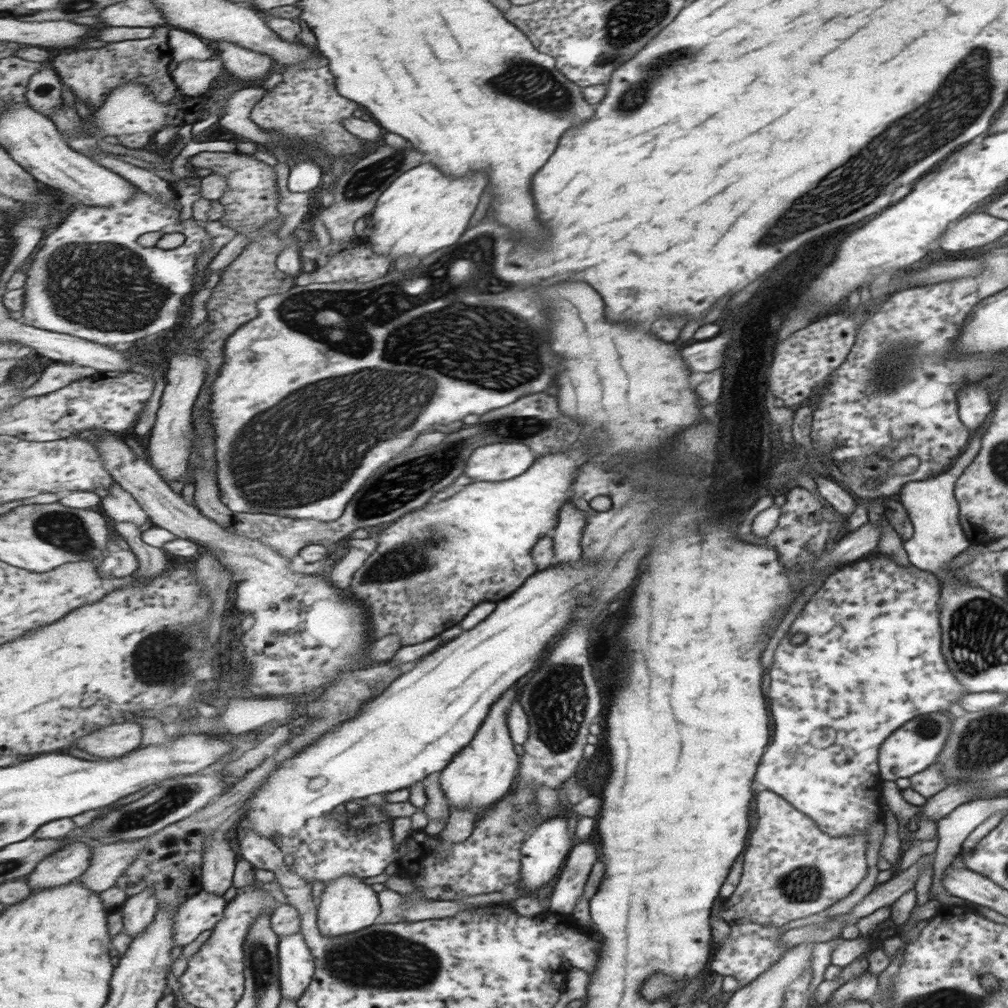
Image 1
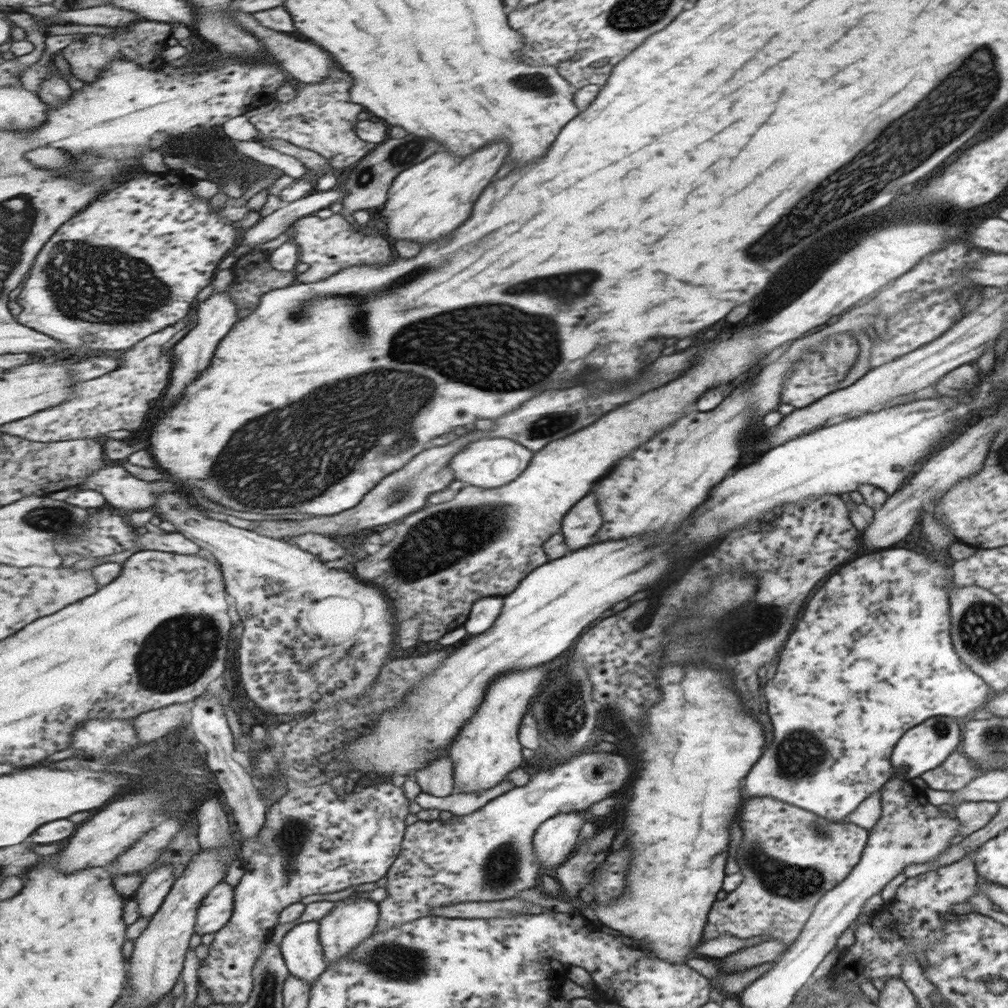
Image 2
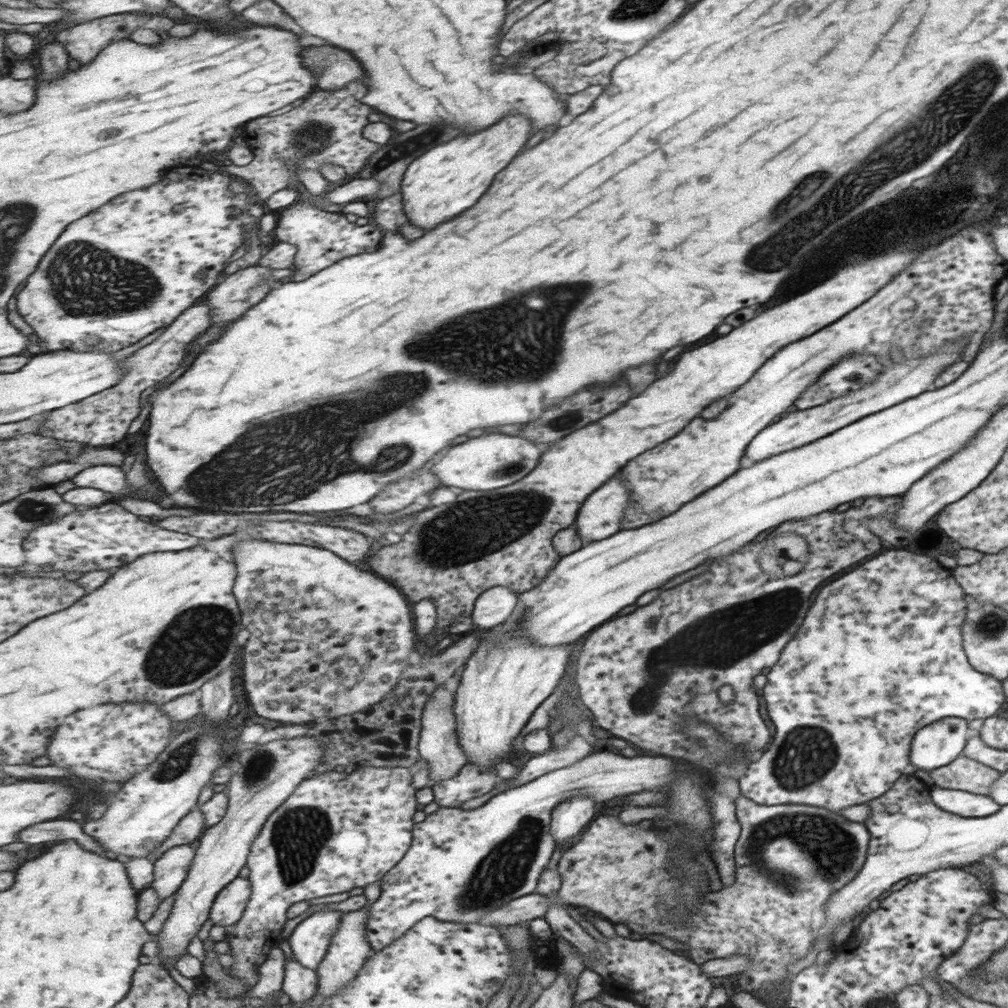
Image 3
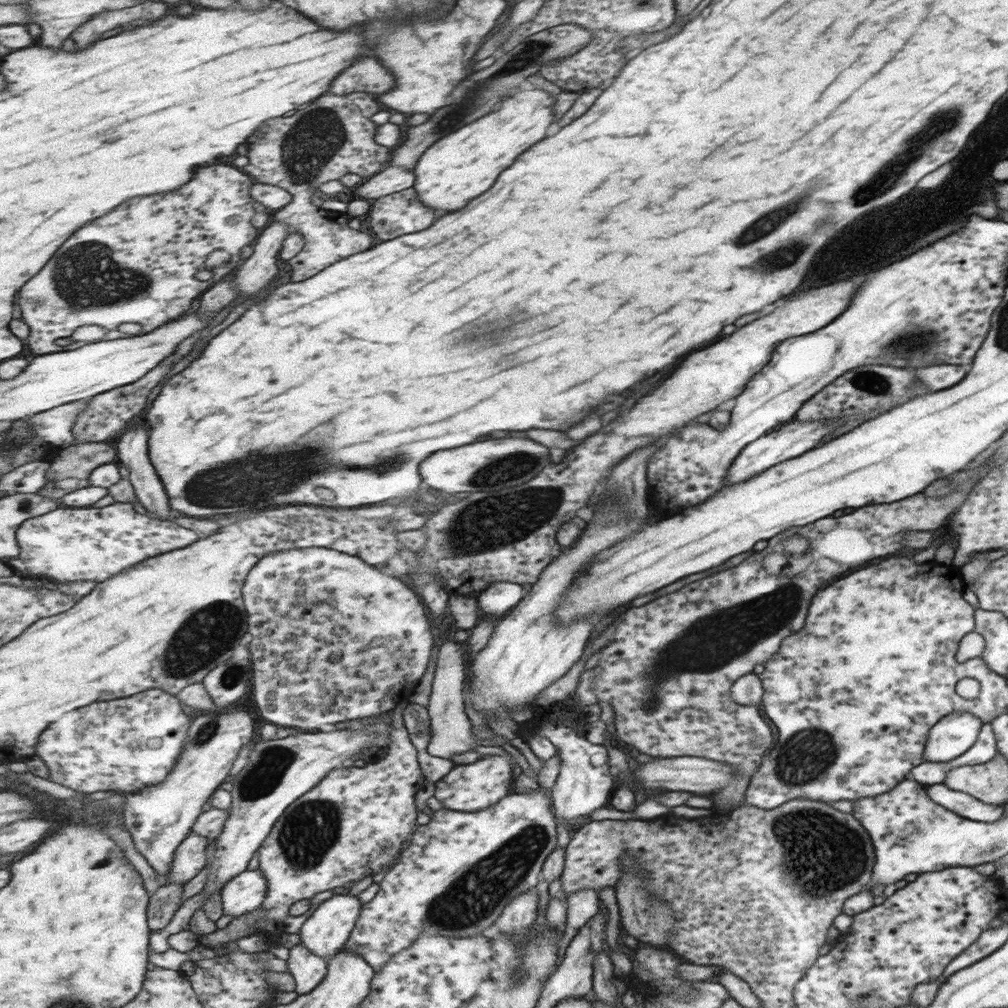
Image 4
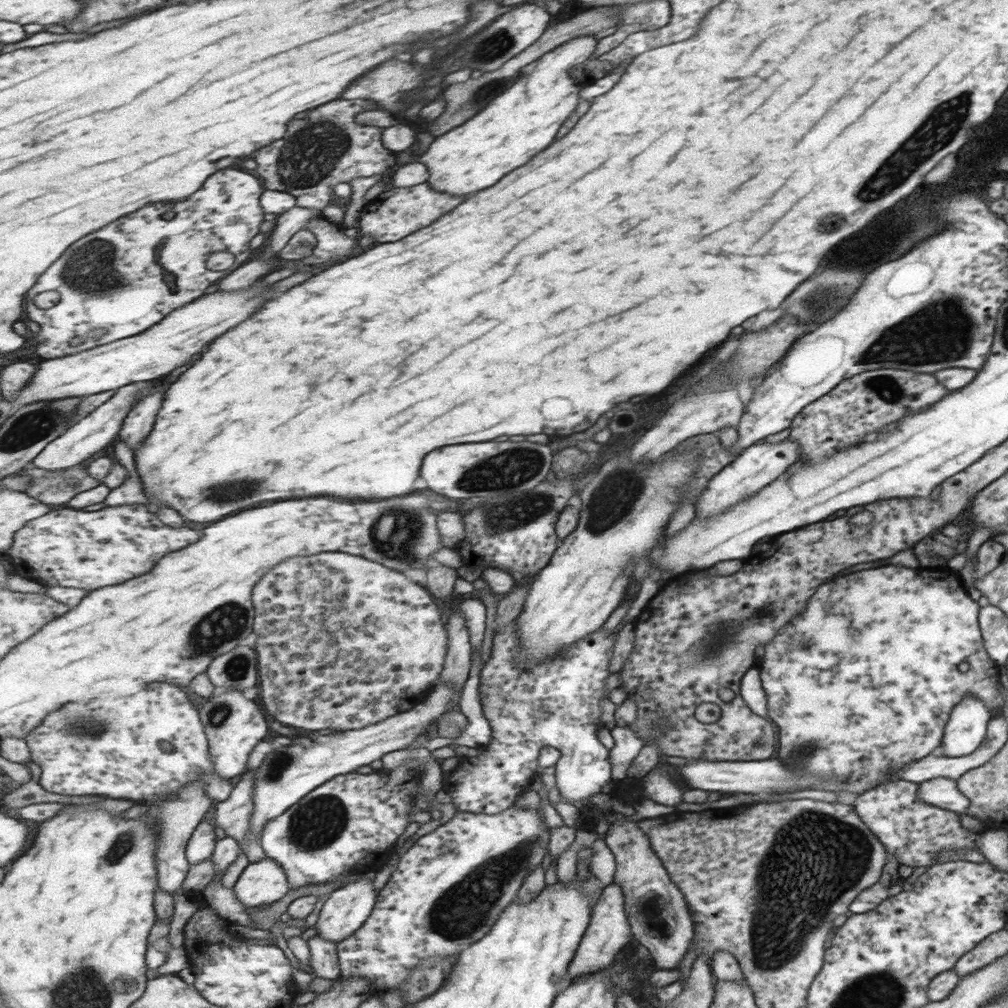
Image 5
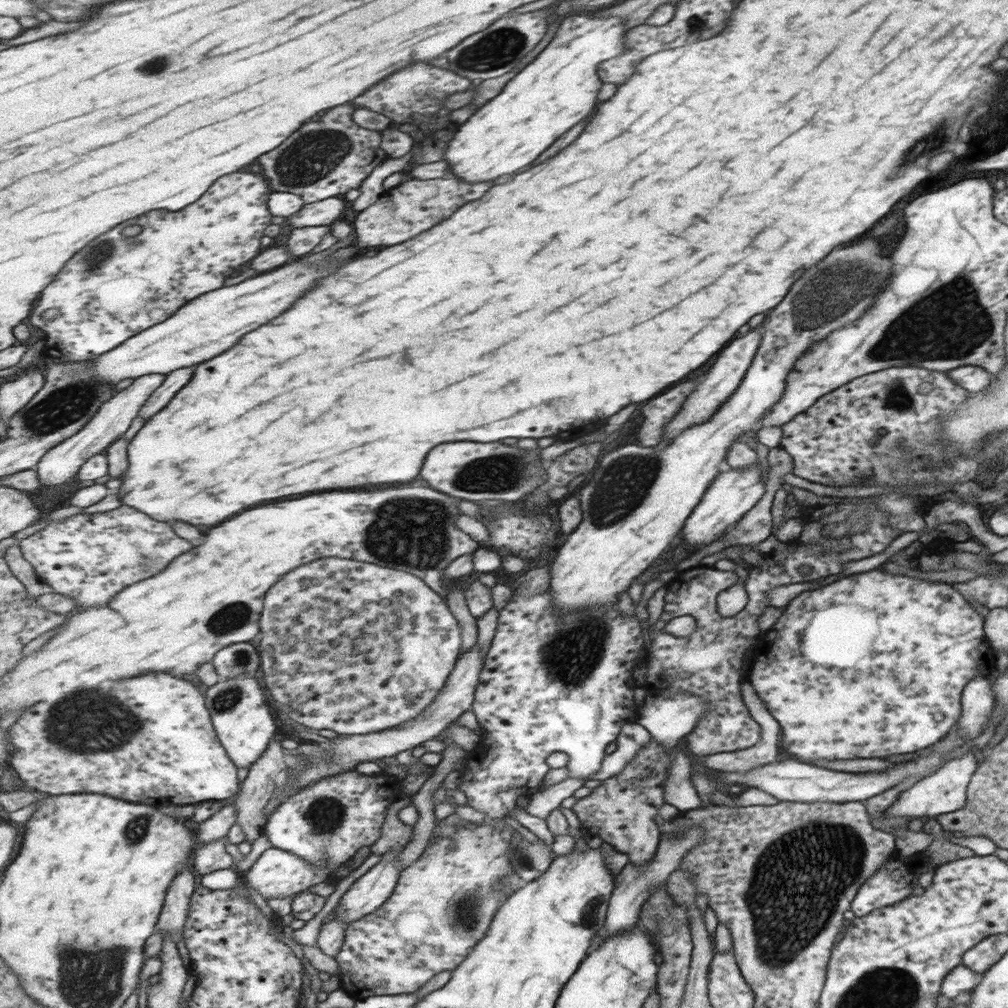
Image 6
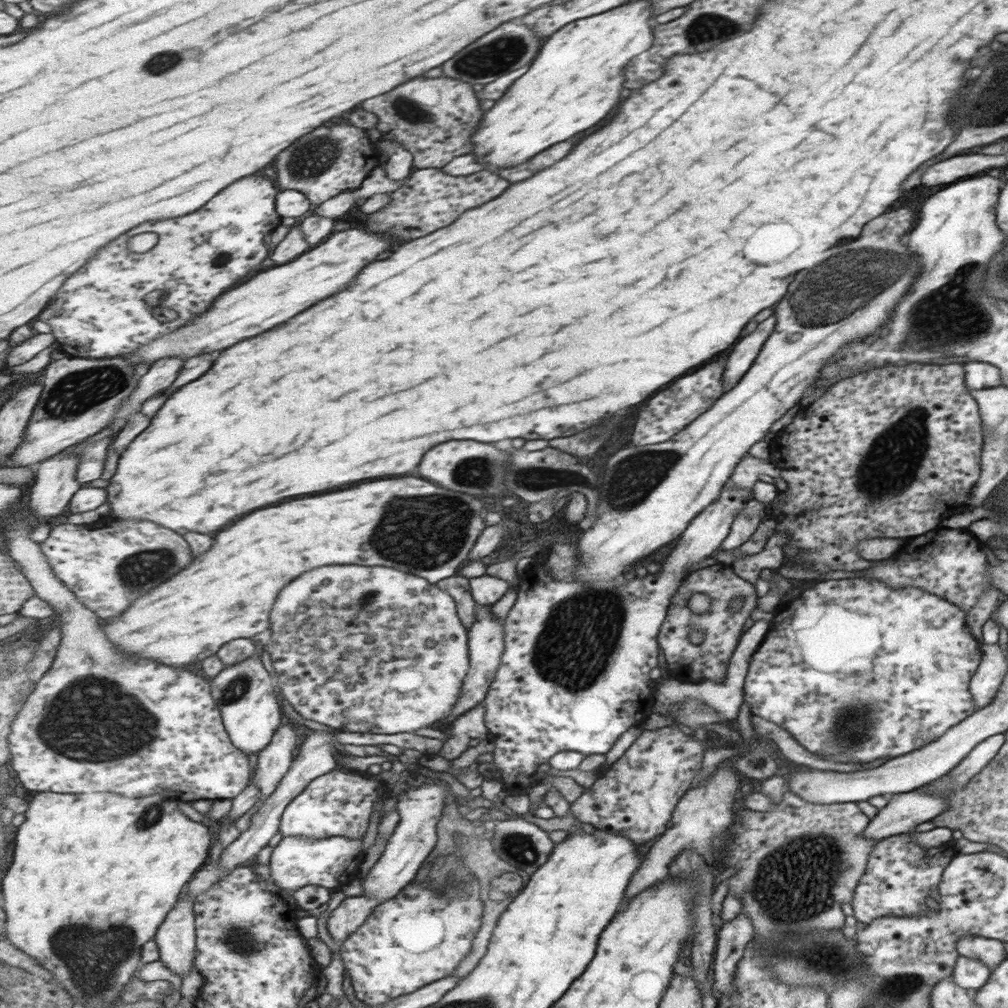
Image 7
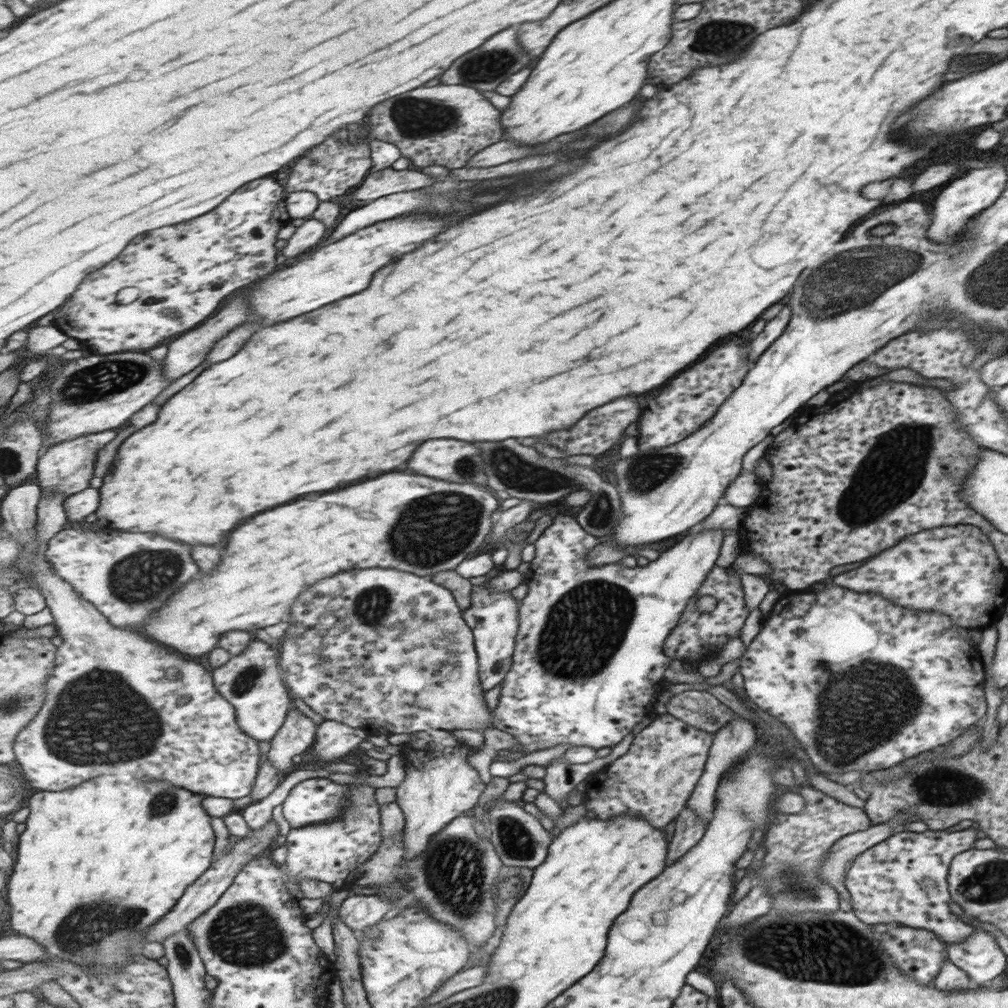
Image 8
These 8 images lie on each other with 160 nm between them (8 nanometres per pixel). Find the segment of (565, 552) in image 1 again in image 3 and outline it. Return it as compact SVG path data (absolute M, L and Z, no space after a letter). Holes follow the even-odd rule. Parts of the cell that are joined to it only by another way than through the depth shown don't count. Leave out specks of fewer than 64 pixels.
M611 478L611 482L607 482L607 486L599 486L599 490L595 490L595 494L591 494L591 498L586 500L583 510L578 514L577 526L579 526L581 540L585 536L591 540L603 540L607 536L615 534L619 530L619 522L621 522L625 508L627 508L627 490L619 478Z

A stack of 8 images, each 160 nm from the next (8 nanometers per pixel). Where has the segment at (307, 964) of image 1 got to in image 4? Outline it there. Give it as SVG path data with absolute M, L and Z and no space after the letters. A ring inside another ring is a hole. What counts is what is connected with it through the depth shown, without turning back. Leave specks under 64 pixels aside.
M346 891L335 893L329 900L317 906L314 913L301 926L298 934L301 936L303 946L307 946L313 954L321 958L333 958L339 955L355 931L362 909L363 904L358 896L351 896Z

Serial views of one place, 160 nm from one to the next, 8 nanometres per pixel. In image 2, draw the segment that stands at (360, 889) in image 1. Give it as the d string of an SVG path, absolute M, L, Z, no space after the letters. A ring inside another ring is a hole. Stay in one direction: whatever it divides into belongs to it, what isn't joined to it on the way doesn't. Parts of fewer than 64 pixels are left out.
M355 899L335 902L335 909L319 922L320 939L326 954L327 965L335 965L359 945L367 940L378 928L380 920L379 904L373 900Z

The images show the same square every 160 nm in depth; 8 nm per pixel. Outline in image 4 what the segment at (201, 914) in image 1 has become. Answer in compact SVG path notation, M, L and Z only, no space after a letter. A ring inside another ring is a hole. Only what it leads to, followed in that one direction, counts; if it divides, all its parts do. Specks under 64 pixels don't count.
M261 869L246 870L229 882L222 892L223 915L237 918L260 908L267 899L267 877Z

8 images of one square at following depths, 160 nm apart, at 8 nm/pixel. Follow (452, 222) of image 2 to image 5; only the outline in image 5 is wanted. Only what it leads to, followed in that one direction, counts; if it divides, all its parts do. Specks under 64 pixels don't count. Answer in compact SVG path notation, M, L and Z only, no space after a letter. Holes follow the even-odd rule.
M595 35L564 42L523 68L521 78L475 118L439 136L423 158L419 158L429 166L431 186L439 192L457 196L479 192L495 186L503 176L525 166L533 156L549 148L582 100L581 88L585 83L575 78L574 70L584 67L593 58L596 46Z

